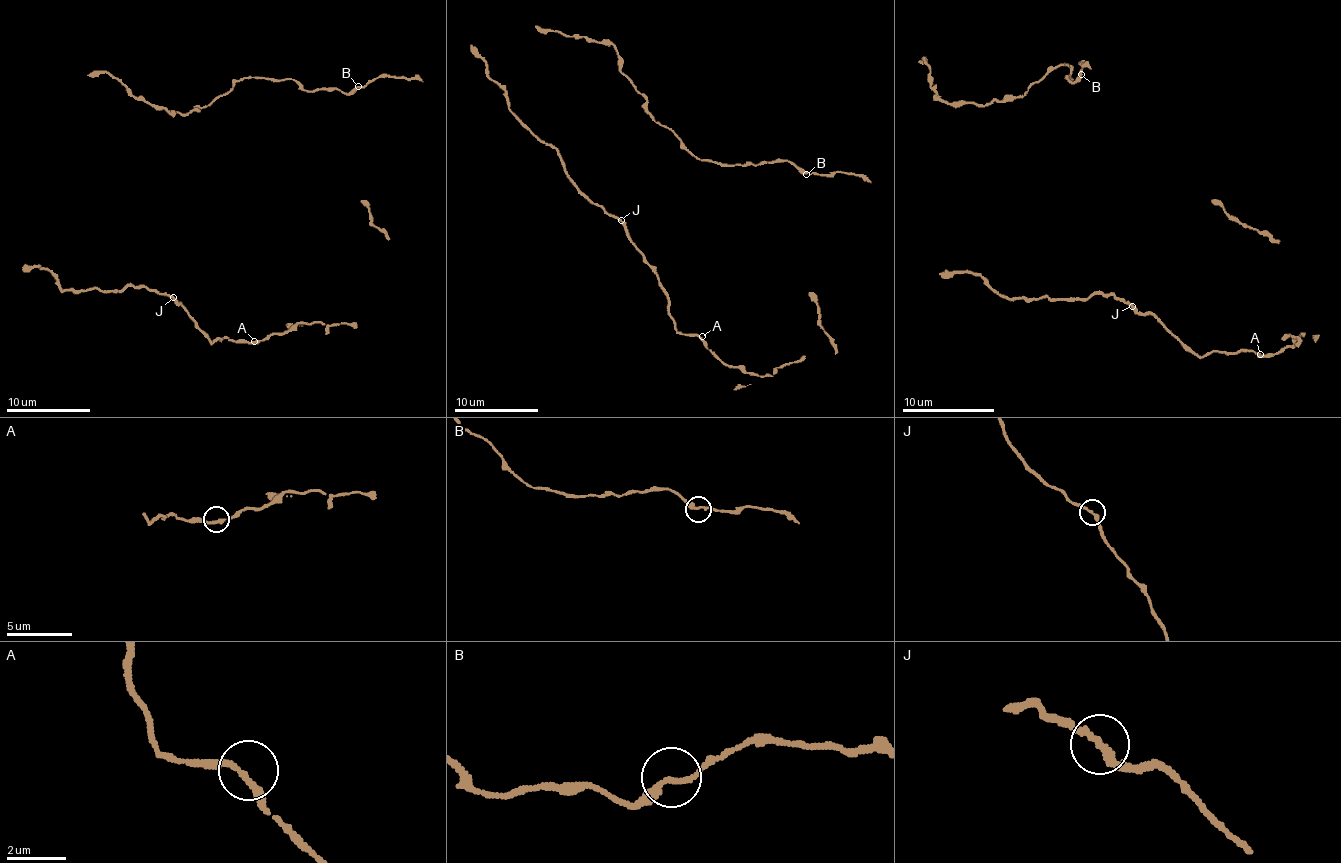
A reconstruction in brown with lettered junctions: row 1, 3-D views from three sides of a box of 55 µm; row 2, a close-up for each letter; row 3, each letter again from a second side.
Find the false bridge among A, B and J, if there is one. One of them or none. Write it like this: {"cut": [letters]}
{"cut": []}

